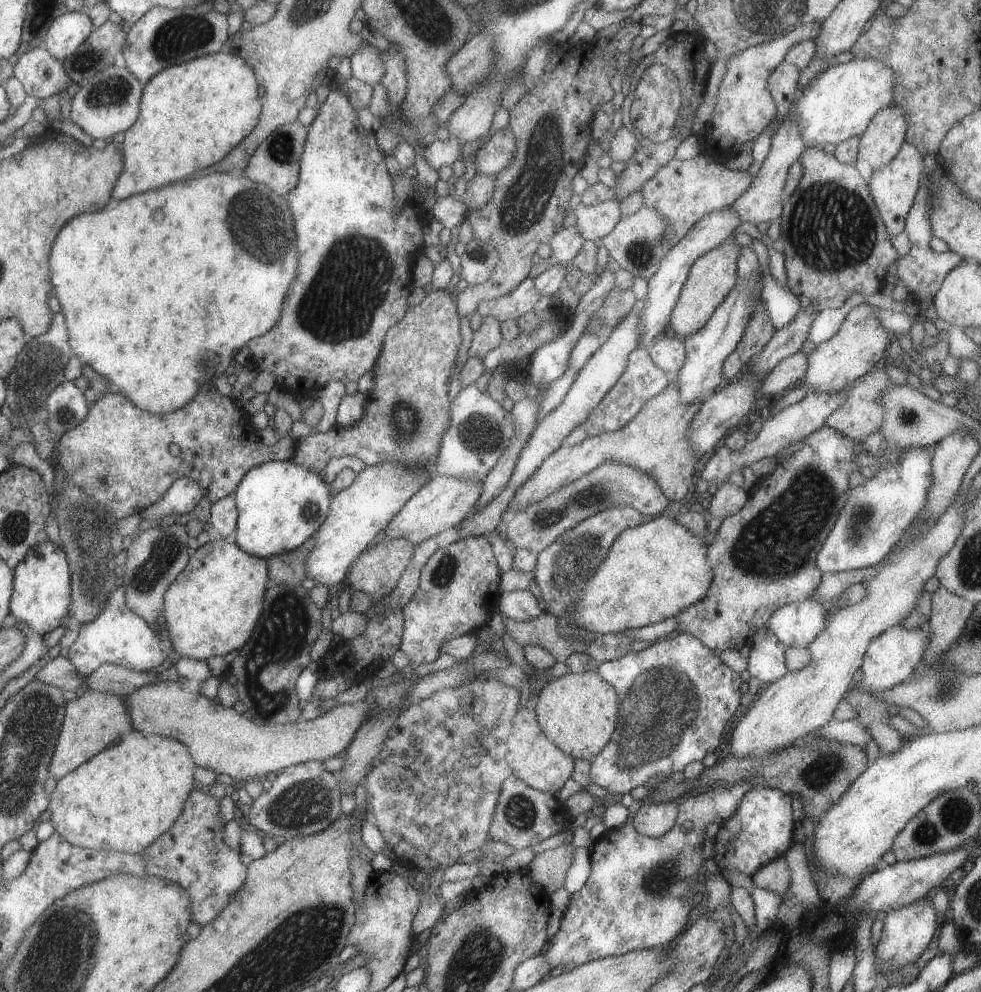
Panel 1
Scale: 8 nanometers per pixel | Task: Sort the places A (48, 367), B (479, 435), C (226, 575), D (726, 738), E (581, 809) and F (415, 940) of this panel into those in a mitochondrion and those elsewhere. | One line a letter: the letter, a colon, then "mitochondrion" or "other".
A: mitochondrion
B: mitochondrion
C: other
D: other
E: other
F: other

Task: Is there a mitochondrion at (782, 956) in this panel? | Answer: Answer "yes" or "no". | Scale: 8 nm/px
no

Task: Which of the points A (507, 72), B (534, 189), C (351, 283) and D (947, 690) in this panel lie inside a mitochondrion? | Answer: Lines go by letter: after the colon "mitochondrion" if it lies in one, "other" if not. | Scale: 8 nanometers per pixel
A: other
B: mitochondrion
C: mitochondrion
D: mitochondrion

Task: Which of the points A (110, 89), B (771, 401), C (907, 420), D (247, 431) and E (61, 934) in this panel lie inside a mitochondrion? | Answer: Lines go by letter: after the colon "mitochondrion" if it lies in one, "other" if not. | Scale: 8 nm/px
A: mitochondrion
B: other
C: mitochondrion
D: other
E: mitochondrion

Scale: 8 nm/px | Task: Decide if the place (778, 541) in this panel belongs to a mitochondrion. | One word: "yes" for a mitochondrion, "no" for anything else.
yes

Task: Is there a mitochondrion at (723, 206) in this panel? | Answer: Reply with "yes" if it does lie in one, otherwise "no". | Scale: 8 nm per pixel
no

